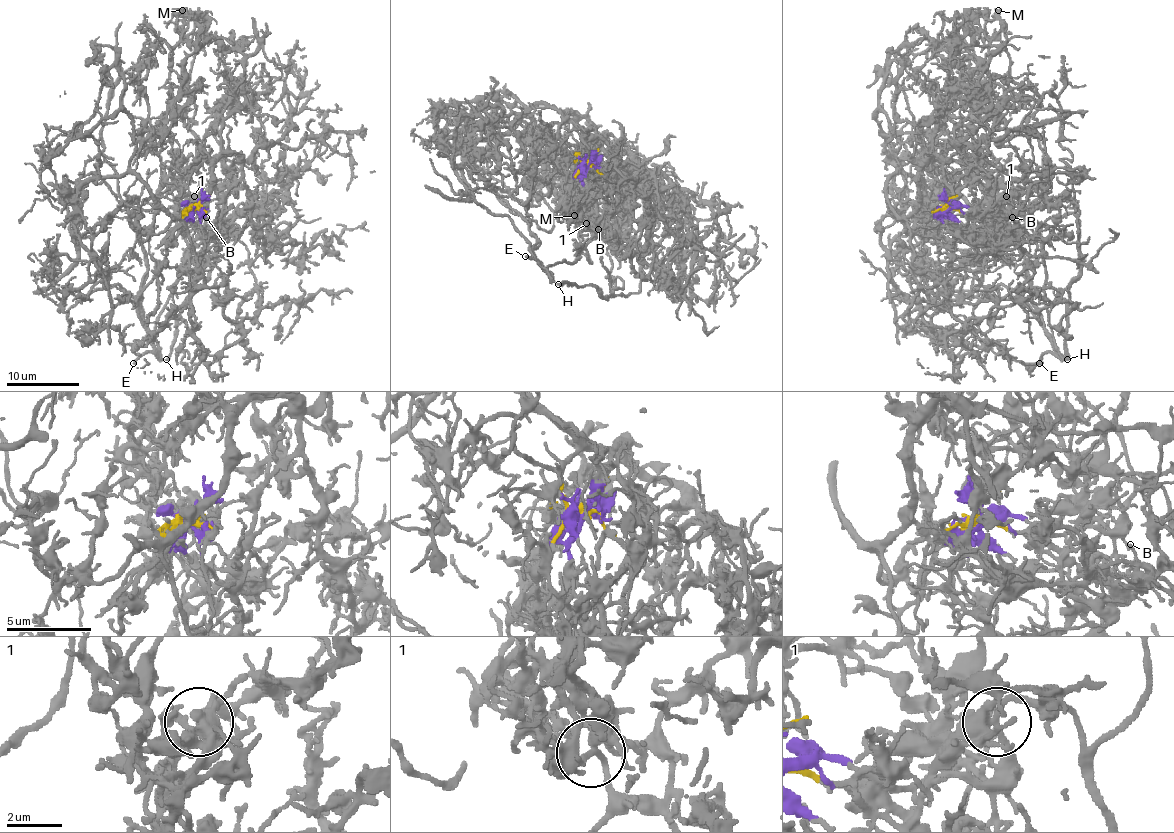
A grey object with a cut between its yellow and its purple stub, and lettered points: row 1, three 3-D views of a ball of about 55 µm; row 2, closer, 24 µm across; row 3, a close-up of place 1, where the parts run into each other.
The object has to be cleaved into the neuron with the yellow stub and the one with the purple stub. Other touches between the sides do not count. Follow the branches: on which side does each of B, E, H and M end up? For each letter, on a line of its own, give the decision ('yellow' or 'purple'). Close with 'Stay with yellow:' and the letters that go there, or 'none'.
B: purple
E: purple
H: purple
M: purple
Stay with yellow: none

